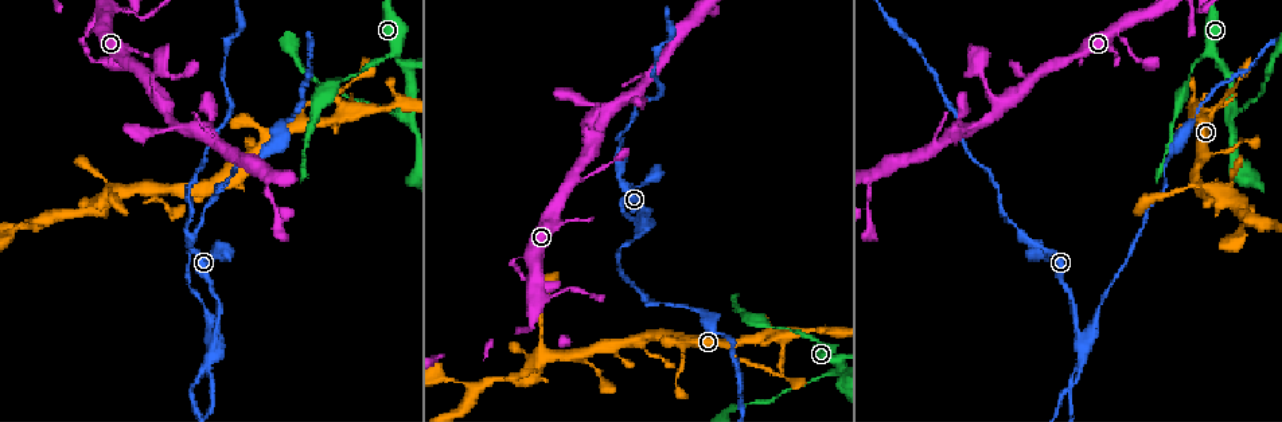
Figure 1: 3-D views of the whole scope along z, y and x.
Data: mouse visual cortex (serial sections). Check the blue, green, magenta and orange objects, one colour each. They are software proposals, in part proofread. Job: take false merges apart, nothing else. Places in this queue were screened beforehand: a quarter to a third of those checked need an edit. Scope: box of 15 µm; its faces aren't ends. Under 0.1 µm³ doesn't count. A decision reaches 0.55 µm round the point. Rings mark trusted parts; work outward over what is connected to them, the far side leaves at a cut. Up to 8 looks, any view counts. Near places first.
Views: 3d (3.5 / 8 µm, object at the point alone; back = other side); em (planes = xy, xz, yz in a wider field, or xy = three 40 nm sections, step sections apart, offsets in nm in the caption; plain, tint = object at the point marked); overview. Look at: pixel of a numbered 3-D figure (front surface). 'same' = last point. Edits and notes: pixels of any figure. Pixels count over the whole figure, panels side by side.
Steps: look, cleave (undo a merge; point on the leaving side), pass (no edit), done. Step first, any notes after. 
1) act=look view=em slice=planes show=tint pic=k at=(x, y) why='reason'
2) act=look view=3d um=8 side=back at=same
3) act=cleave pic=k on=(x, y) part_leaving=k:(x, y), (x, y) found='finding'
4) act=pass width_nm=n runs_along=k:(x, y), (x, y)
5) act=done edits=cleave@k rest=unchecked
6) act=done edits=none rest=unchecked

act=look view=3d um=8 pic=1 at=(384, 60) why='thick turns thin'

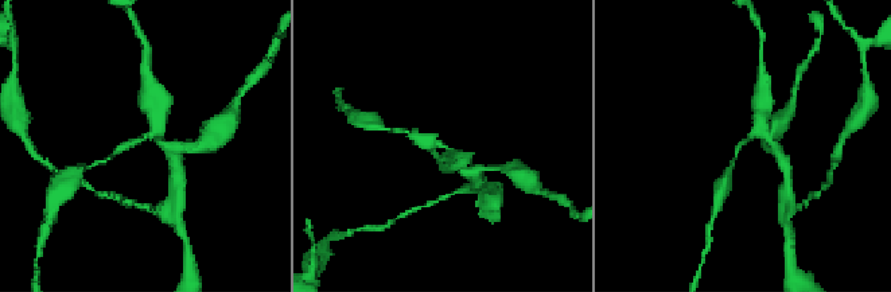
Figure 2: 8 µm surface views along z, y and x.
act=look view=3d um=3.5 pic=2 at=(447, 145)

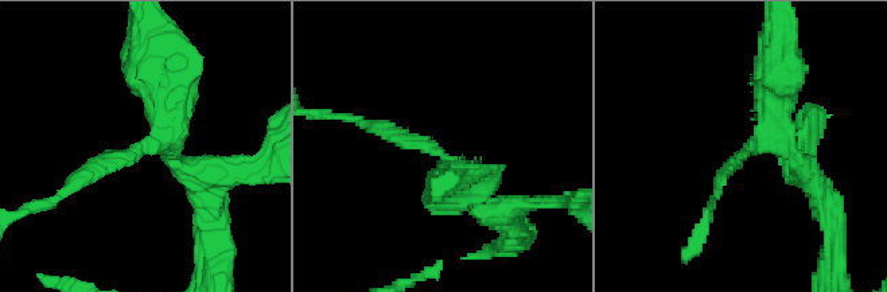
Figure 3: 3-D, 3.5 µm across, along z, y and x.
act=pass arms=3 runs_along=3:(158, 82), (158, 140), (63, 190) found='continuous, no second cell'

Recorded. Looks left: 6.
act=look view=3d um=8 pic=1 at=(1236, 112) why='three-way junction'

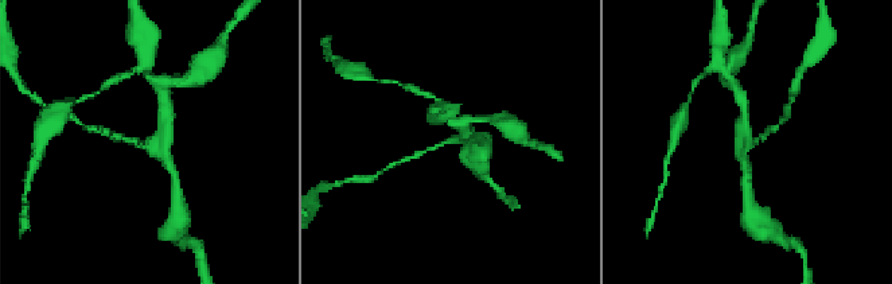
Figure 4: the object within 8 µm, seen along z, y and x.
act=look view=em slice=xy step=3 show=tint pic=4 at=(749, 144) why='need the tissue'

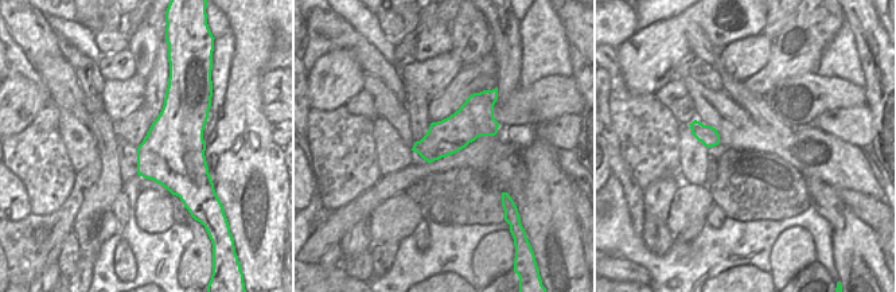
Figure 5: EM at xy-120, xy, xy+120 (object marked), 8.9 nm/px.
act=pass width_nm=320 runs_along=4:(166, 113), (151, 144), (115, 136) found='all the same cell'

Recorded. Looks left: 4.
act=look view=em slice=xy step=5 show=tint pic=1 at=(1118, 37) why='sudden change in width'

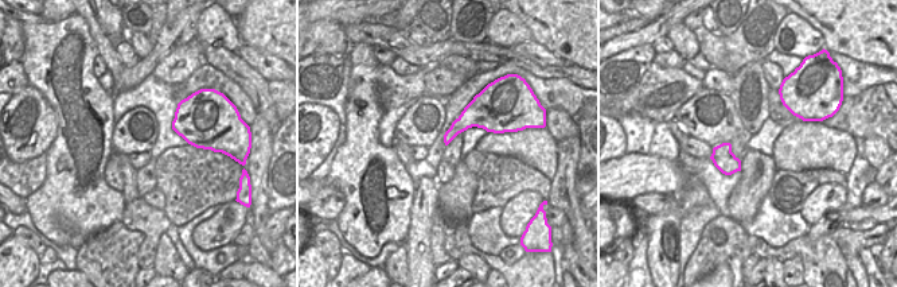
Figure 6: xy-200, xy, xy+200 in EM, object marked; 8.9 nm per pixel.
act=look view=3d um=3.5 at=same

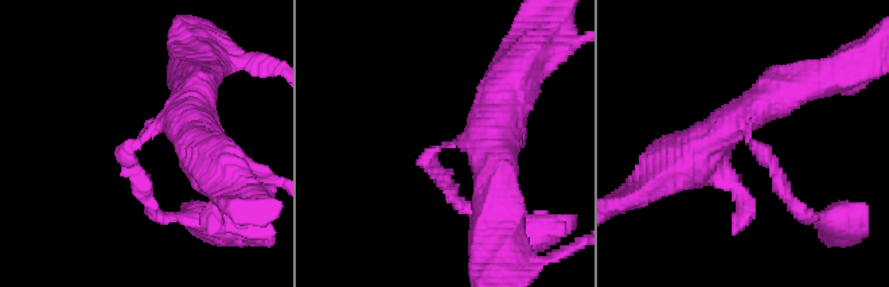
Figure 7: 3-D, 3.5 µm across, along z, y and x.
act=pass arm_widths_nm=150,450,500 found='all the same cell'

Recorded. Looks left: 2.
act=done edits=none rest=unchecked

